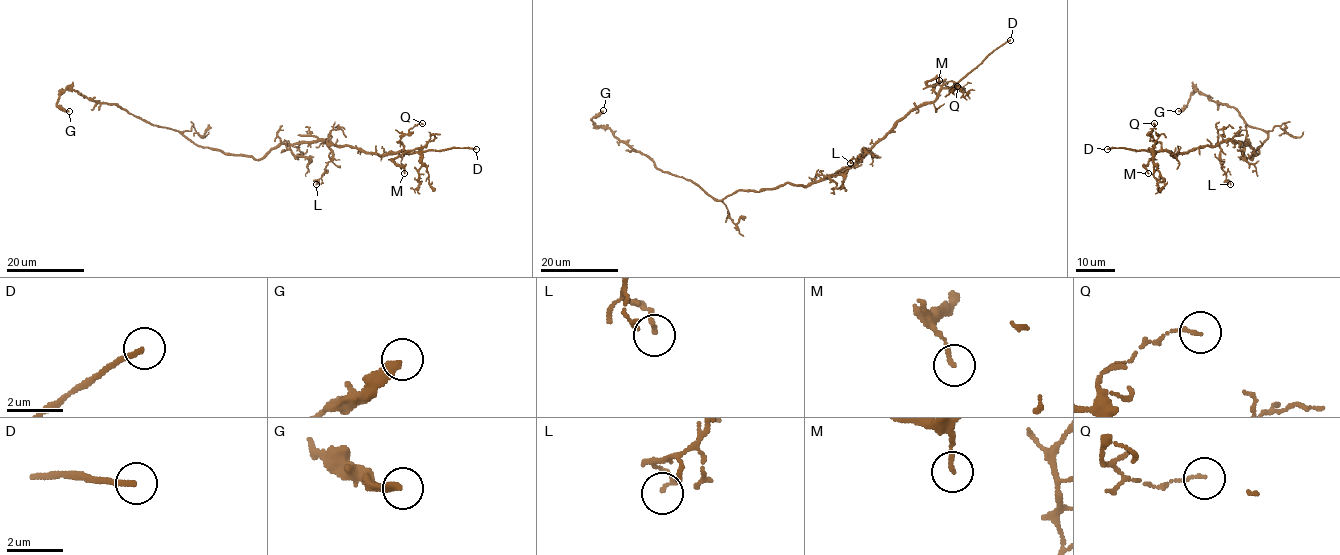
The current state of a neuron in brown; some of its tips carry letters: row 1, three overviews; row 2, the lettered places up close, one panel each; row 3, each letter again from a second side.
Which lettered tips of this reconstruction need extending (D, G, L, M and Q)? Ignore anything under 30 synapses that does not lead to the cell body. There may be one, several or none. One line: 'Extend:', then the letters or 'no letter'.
Extend: D

